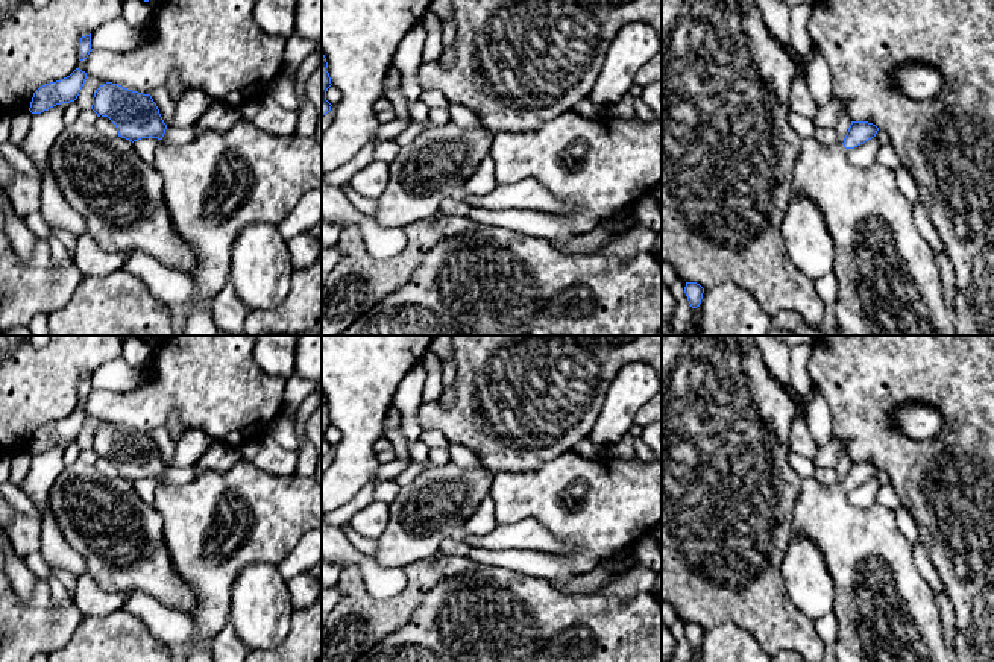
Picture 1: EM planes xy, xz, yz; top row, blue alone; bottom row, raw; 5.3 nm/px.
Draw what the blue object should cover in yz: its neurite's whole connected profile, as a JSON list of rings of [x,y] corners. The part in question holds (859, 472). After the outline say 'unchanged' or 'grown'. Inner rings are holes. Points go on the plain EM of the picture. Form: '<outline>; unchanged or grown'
[[[851,462],[842,484],[824,486],[815,477],[801,480],[794,503],[792,534],[806,536],[818,547],[835,583],[836,662],[955,662],[944,639],[938,600],[917,569],[914,545],[900,533],[895,513],[877,503],[860,509],[848,501],[847,490],[874,478],[877,471],[873,463]]]; grown

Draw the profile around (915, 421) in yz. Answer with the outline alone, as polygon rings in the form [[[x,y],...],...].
[[[906,404],[892,410],[891,421],[895,430],[917,440],[932,439],[942,428],[942,415],[926,404]]]

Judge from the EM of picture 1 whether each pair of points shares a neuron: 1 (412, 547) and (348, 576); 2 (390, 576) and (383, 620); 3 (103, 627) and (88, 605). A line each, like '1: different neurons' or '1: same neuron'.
1: different neurons
2: different neurons
3: different neurons

